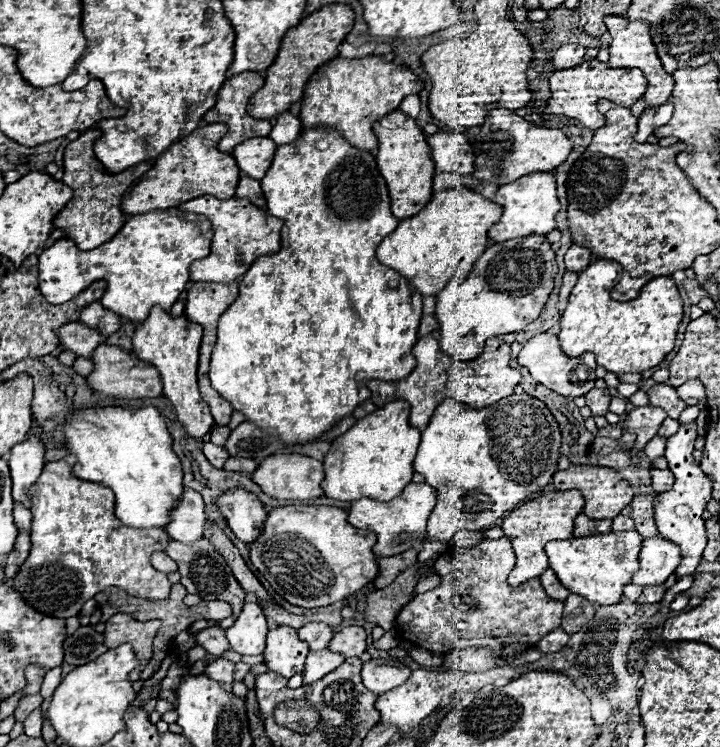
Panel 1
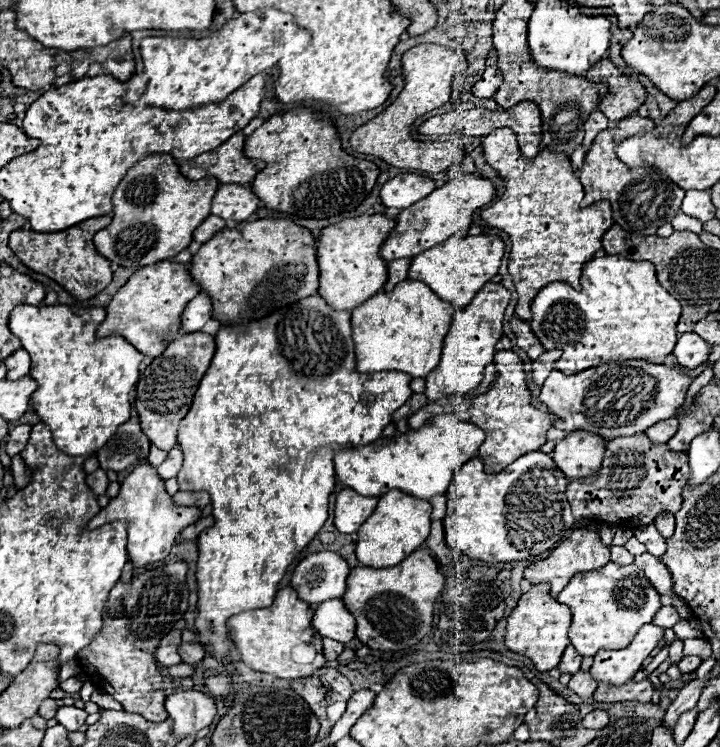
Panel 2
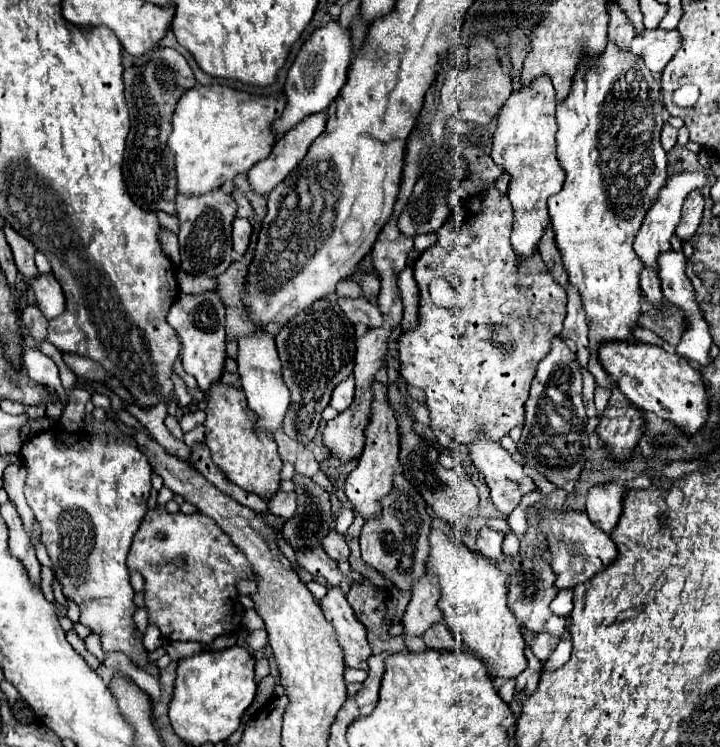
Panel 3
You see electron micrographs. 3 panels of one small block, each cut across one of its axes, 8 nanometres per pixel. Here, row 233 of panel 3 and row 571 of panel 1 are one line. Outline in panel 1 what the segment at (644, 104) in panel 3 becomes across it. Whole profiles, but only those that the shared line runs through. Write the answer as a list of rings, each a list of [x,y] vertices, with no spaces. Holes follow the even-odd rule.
[[[636,530],[626,532],[608,532],[608,534],[594,534],[570,540],[552,540],[546,544],[546,554],[550,558],[550,568],[556,572],[562,586],[566,586],[572,594],[586,598],[592,604],[608,606],[616,604],[622,598],[622,588],[632,582],[632,576],[638,572],[638,550],[642,546],[642,536]]]

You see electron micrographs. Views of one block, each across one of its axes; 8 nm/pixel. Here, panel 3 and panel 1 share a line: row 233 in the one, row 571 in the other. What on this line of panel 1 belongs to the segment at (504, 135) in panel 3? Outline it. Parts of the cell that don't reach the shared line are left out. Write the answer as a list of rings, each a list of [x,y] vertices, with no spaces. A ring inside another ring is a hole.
[[[568,490],[568,492],[544,492],[542,496],[514,508],[504,524],[504,536],[510,538],[512,550],[516,554],[516,566],[508,576],[510,586],[520,586],[532,578],[540,578],[542,572],[548,568],[548,558],[544,552],[544,544],[550,540],[570,540],[572,528],[574,528],[574,518],[582,512],[584,508],[584,498],[578,490]]]

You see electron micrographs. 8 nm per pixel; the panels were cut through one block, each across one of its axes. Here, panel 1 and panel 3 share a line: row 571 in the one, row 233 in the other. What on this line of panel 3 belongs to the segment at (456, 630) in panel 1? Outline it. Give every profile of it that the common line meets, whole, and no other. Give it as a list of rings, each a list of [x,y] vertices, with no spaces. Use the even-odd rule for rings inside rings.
[[[488,188],[488,192],[484,196],[476,196],[470,200],[470,206],[466,208],[458,208],[450,214],[448,218],[450,222],[444,222],[442,228],[436,232],[438,236],[438,242],[424,250],[420,254],[420,258],[414,262],[414,278],[418,282],[418,288],[420,288],[420,324],[418,328],[414,328],[412,332],[404,332],[400,336],[400,364],[402,364],[402,370],[400,374],[404,376],[406,384],[408,386],[414,386],[414,388],[420,388],[424,392],[424,402],[426,402],[426,408],[430,412],[430,430],[432,434],[436,436],[436,442],[440,446],[448,446],[448,438],[460,442],[460,444],[470,444],[478,438],[488,438],[488,440],[500,440],[506,432],[510,432],[514,426],[520,426],[524,422],[524,402],[528,398],[528,392],[530,392],[530,384],[536,376],[536,366],[540,360],[546,358],[546,354],[550,352],[550,340],[554,340],[554,336],[558,336],[562,332],[562,322],[564,322],[564,316],[566,316],[566,290],[554,282],[554,278],[550,276],[550,272],[546,270],[544,262],[538,258],[538,254],[534,254],[532,258],[524,260],[522,266],[516,268],[516,254],[512,250],[512,244],[510,244],[510,232],[512,232],[512,206],[510,206],[510,200],[508,196],[502,196],[496,188]],[[434,262],[438,268],[436,270],[428,270],[426,266]],[[434,278],[444,278],[446,282],[450,282],[450,286],[456,290],[456,304],[452,308],[442,308],[442,306],[436,306],[430,298],[430,292],[428,292],[428,284],[434,280]]]

